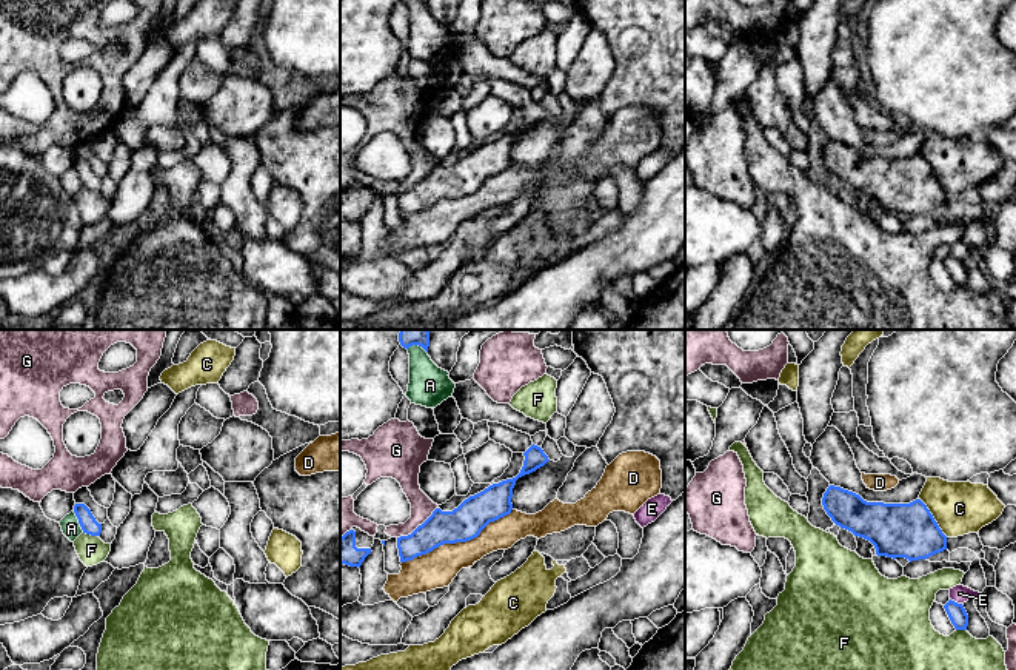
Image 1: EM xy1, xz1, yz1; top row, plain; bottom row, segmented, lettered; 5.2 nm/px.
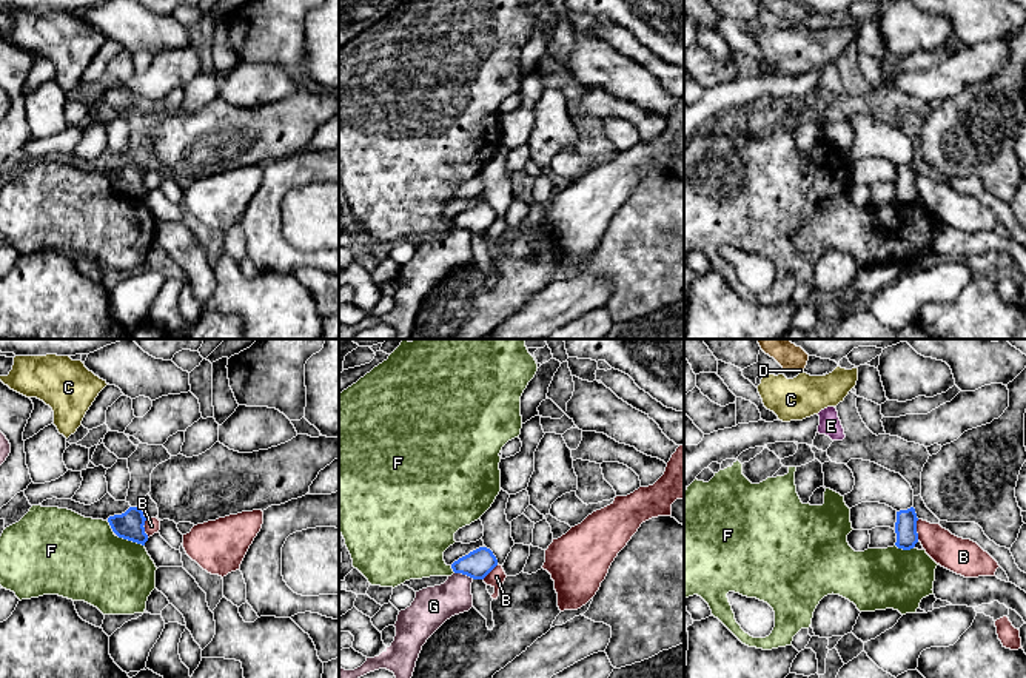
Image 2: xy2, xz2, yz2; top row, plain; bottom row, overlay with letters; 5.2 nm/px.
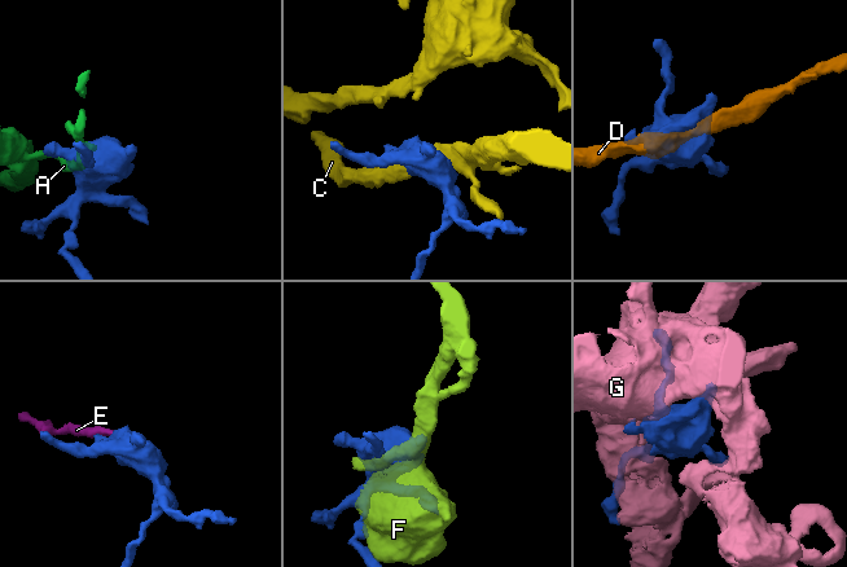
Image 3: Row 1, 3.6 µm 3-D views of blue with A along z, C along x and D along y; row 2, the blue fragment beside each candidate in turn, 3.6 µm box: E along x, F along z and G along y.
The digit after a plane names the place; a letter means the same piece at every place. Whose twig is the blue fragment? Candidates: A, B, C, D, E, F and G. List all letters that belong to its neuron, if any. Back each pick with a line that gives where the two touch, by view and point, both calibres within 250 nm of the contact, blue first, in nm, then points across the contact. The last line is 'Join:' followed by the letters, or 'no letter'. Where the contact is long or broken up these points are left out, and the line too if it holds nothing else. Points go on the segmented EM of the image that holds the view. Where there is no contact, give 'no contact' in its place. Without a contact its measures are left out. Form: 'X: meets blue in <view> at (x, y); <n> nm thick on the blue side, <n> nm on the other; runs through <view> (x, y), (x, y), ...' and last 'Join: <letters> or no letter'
Join: no letter

